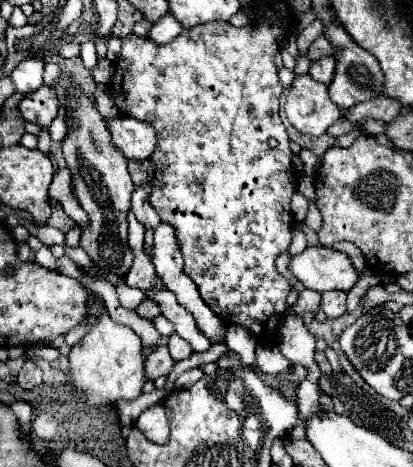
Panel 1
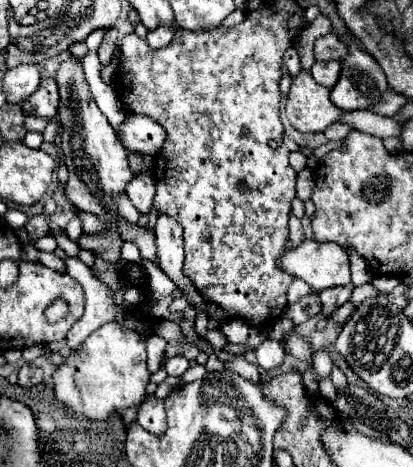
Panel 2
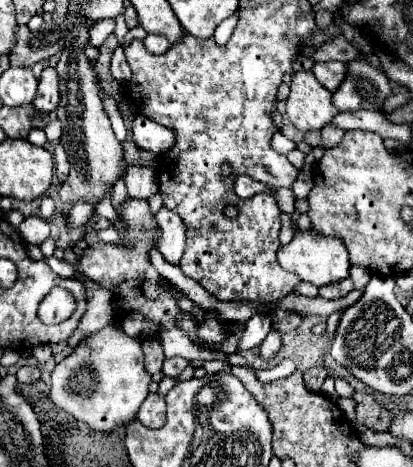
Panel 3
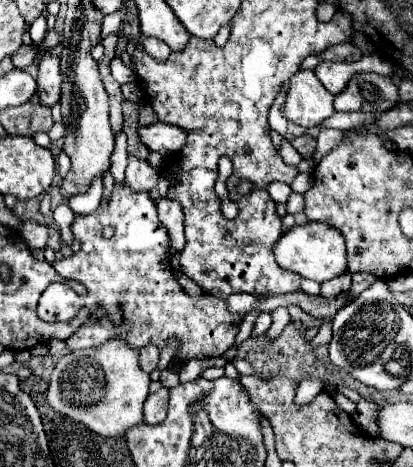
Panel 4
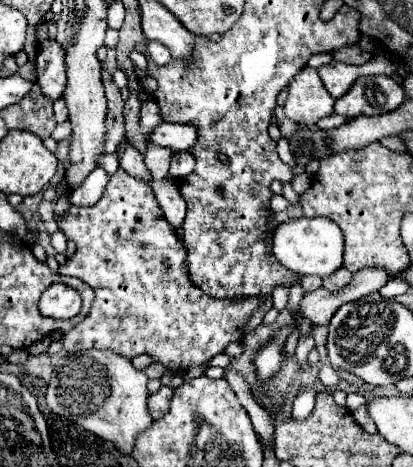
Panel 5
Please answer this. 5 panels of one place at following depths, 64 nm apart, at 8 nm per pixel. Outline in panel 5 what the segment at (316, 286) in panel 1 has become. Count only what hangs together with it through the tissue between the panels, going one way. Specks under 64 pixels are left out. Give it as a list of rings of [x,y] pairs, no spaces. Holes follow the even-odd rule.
[[[298,218],[286,224],[278,224],[272,238],[272,248],[278,262],[300,276],[312,274],[312,276],[326,278],[332,272],[336,272],[344,262],[342,260],[342,254],[344,254],[342,232],[340,228],[336,228],[336,224],[332,224],[332,220],[324,220],[324,218]]]

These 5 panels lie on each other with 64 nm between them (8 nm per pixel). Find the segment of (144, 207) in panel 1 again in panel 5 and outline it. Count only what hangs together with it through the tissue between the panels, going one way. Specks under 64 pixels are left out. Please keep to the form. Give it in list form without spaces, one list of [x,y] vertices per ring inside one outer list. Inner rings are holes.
[[[126,142],[126,150],[124,150],[122,158],[120,158],[120,166],[132,178],[138,178],[142,182],[152,184],[152,174],[150,174],[150,170],[144,164],[144,156],[130,142]]]

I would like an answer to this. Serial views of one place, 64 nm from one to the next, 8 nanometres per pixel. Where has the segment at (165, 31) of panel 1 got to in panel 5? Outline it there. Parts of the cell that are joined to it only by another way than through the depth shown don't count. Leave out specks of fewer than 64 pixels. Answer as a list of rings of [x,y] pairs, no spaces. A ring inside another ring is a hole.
[[[148,42],[148,54],[156,64],[168,64],[168,60],[172,58],[168,48],[160,42]]]

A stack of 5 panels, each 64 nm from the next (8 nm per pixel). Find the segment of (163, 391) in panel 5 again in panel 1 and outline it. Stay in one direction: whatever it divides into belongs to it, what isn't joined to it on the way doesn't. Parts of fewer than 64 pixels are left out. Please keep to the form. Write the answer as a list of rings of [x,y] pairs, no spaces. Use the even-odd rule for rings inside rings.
[[[156,404],[156,406],[150,406],[148,410],[144,410],[140,414],[140,418],[136,420],[136,428],[142,430],[142,434],[148,440],[152,440],[154,444],[166,444],[170,428],[168,428],[168,418],[166,418],[164,406]]]

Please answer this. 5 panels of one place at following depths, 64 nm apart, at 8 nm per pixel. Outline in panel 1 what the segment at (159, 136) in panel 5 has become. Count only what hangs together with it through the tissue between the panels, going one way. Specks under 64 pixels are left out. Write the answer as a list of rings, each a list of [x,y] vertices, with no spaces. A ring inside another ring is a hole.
[[[128,116],[106,120],[112,144],[124,154],[126,160],[146,160],[154,152],[156,136],[148,124]]]

